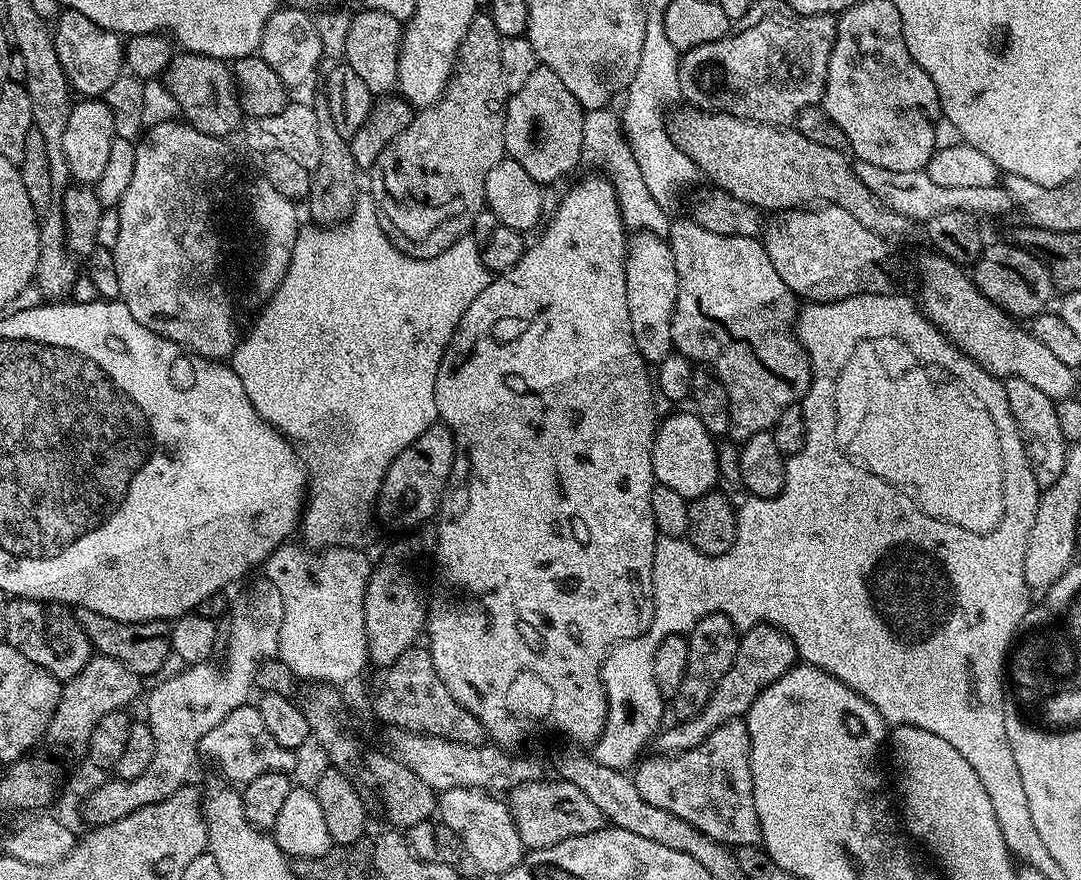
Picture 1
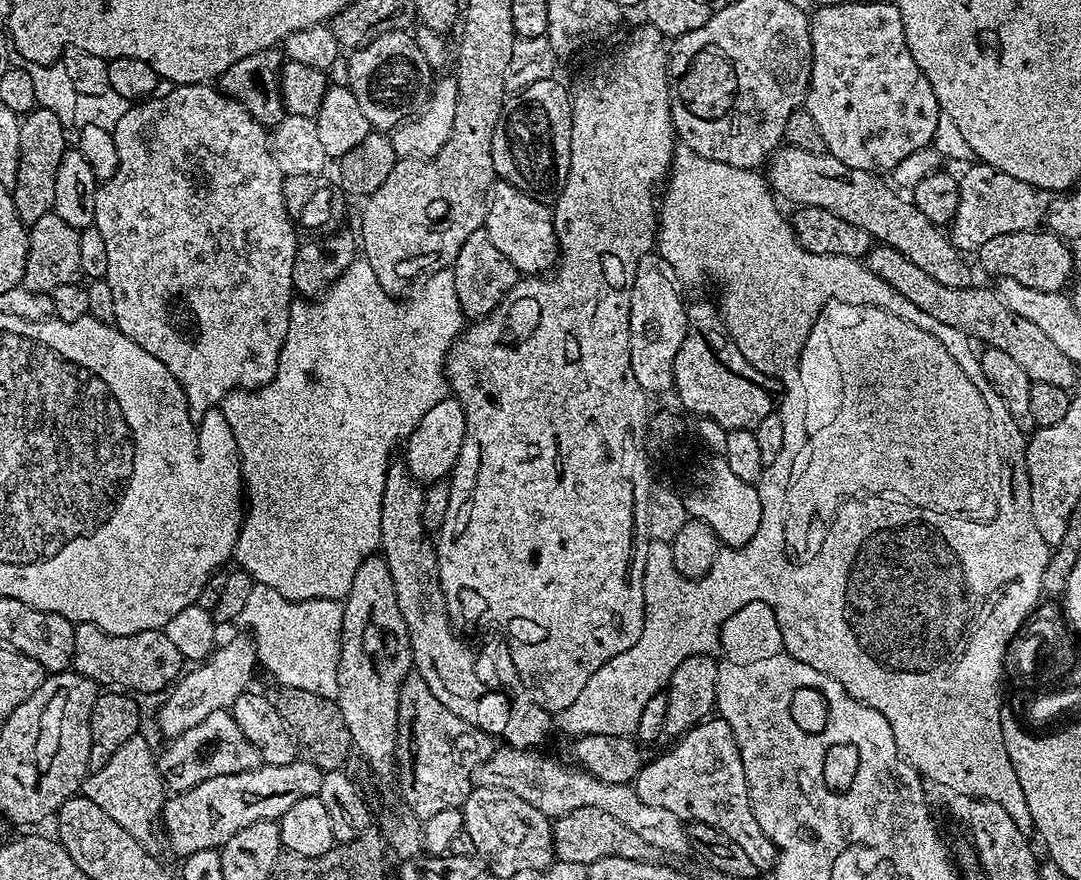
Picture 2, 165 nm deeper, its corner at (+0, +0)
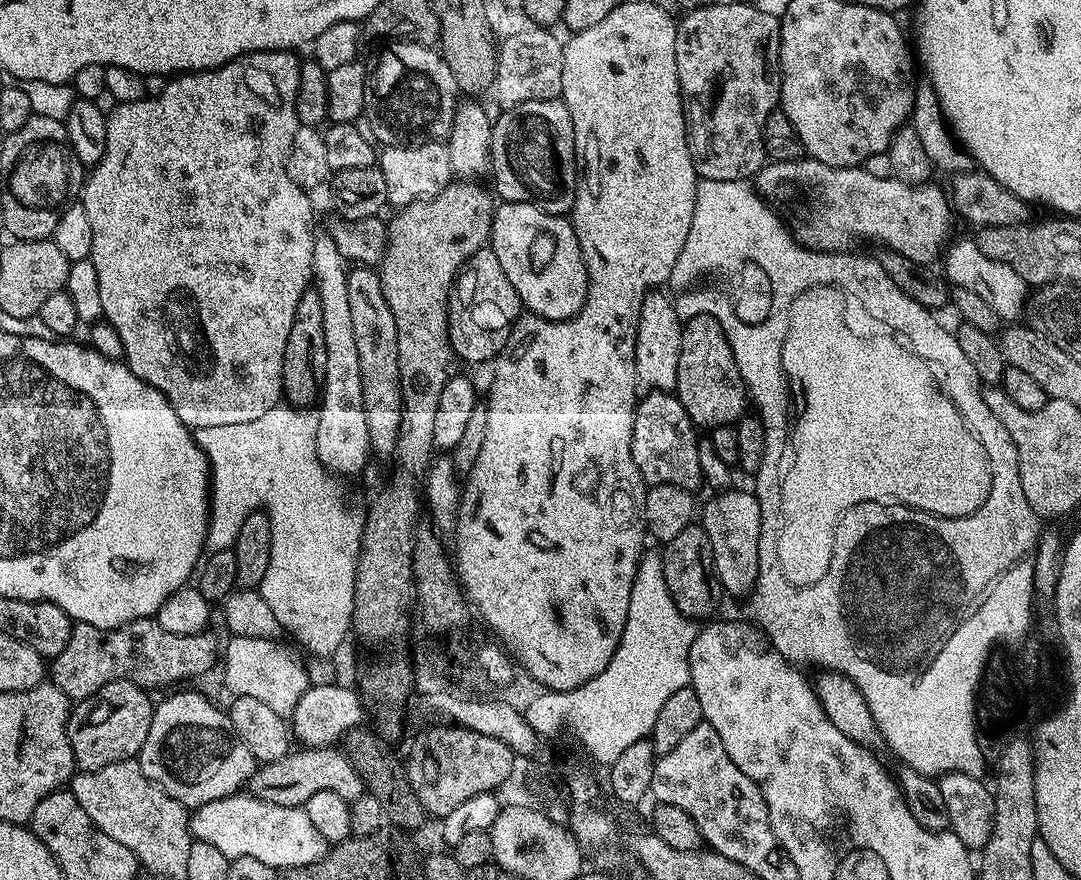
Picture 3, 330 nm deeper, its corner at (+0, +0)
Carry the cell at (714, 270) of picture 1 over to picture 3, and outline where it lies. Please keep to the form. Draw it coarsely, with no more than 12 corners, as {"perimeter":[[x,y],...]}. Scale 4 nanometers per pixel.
{"perimeter":[[716,320],[683,325],[674,394],[700,430],[750,396]]}

